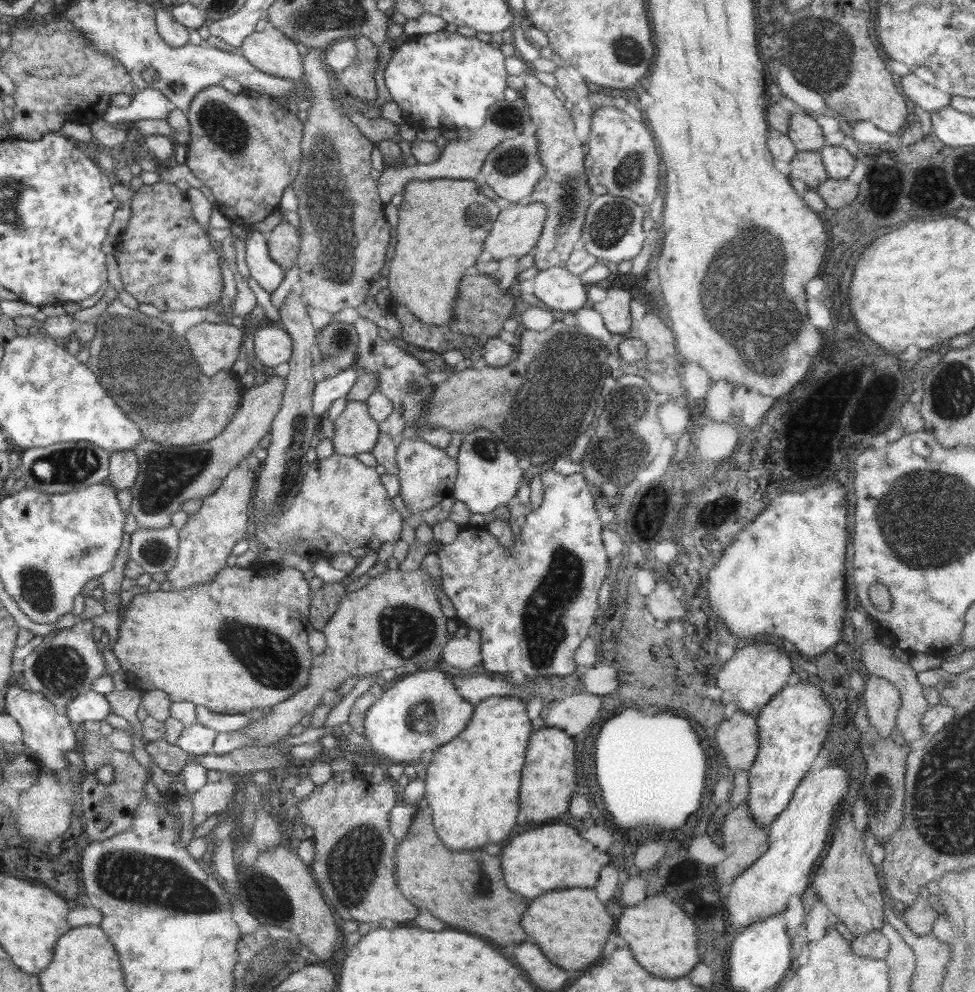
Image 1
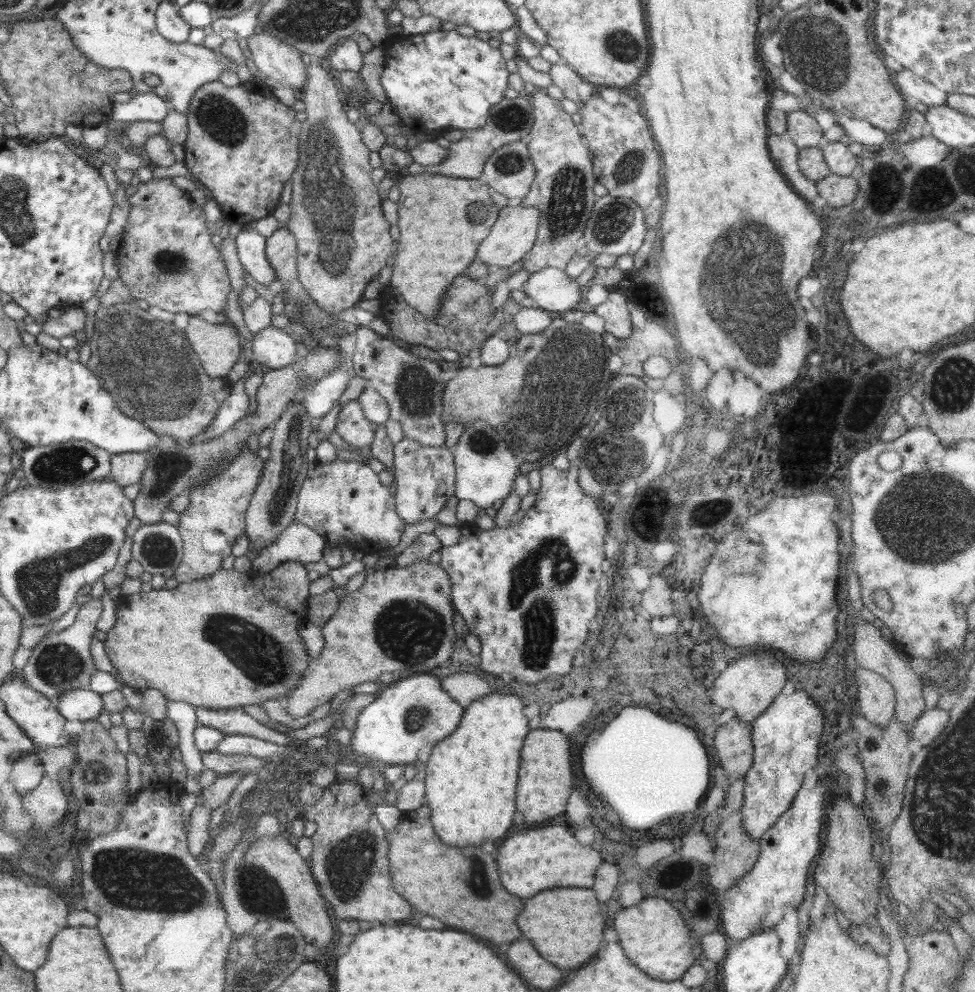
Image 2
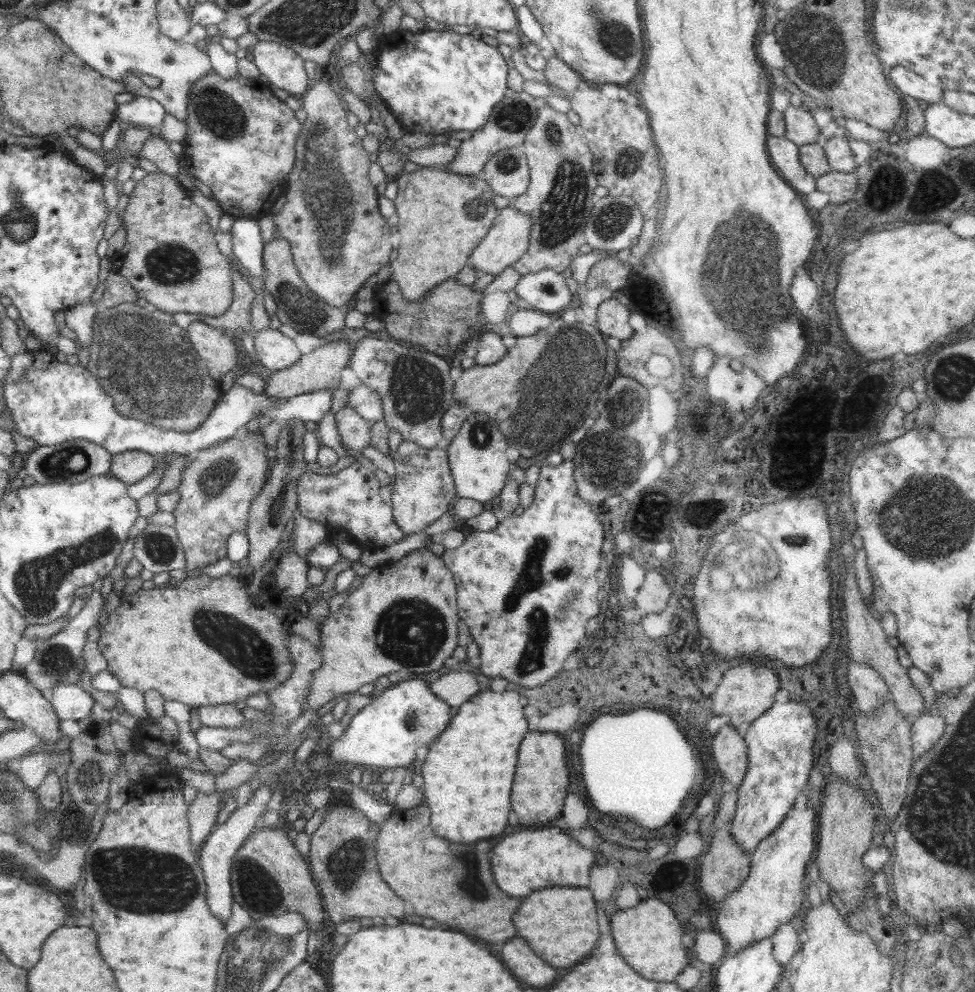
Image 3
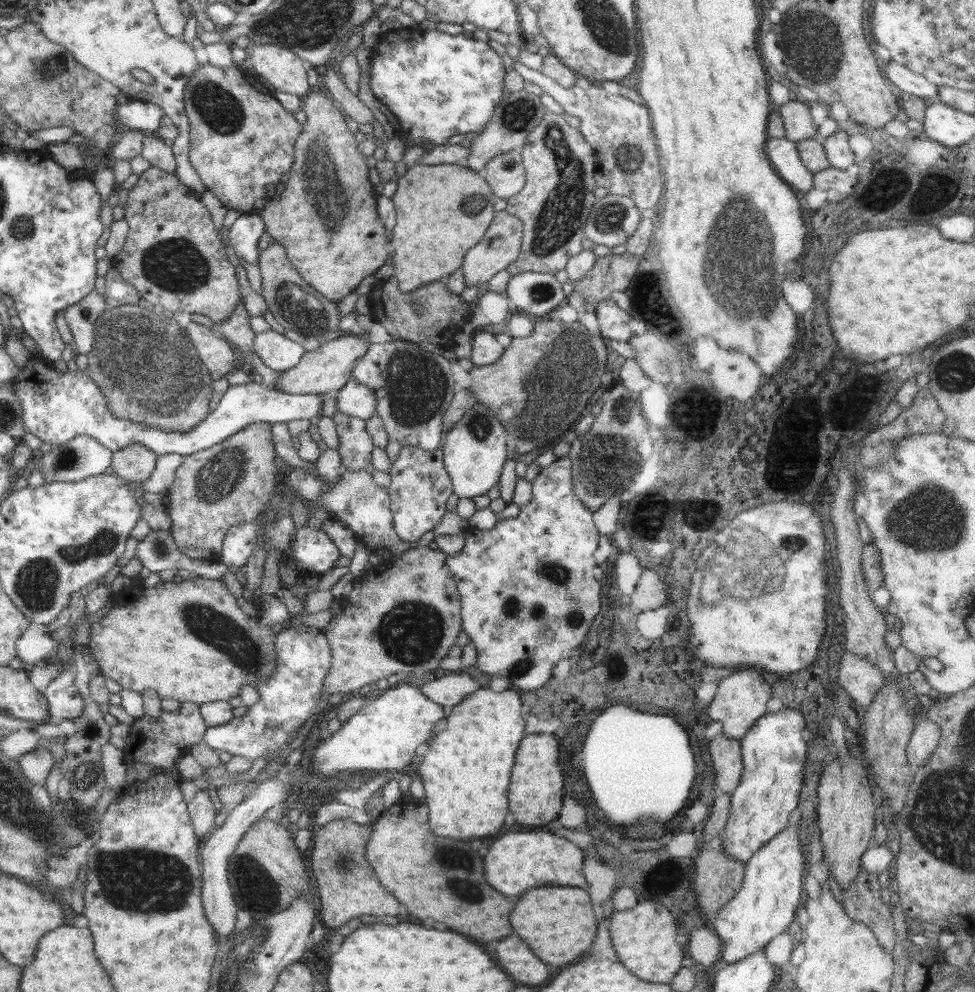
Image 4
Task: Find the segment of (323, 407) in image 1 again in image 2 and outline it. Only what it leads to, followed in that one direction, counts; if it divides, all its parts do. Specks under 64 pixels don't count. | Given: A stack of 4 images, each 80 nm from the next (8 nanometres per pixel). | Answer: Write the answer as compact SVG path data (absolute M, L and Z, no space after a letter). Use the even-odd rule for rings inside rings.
M341 367L316 382L313 392L301 402L310 418L313 420L328 414L345 392L349 382L347 372Z

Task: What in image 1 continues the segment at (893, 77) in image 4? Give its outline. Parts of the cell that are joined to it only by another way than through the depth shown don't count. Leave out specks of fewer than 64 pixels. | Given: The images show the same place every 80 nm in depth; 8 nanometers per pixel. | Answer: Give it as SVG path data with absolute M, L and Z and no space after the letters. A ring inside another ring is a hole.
M914 74L902 76L900 86L902 87L902 94L906 94L912 102L918 104L918 106L921 106L930 114L950 105L950 94L926 84L923 80L920 80L920 78L916 78Z

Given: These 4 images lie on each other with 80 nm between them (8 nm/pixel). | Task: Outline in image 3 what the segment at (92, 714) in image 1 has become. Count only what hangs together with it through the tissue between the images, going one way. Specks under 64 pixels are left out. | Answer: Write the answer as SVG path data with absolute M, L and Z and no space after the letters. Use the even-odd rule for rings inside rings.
M58 683L51 688L51 705L58 718L77 720L86 718L94 706L95 700L90 691L85 691L80 684Z

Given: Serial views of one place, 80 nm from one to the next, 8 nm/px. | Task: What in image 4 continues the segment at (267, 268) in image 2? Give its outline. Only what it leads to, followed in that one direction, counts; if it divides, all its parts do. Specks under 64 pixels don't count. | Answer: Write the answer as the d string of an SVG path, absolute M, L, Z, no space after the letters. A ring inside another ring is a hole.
M244 213L234 221L229 230L230 244L238 257L257 264L259 238L265 233L265 224L258 213Z

